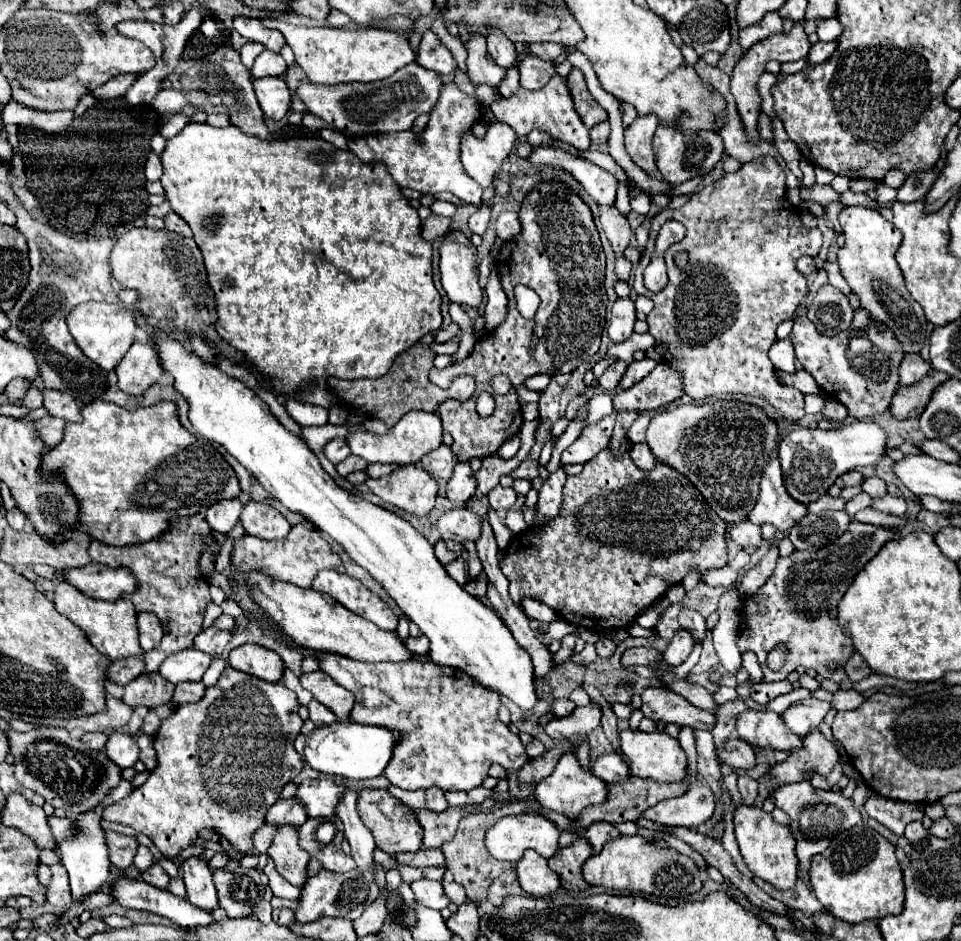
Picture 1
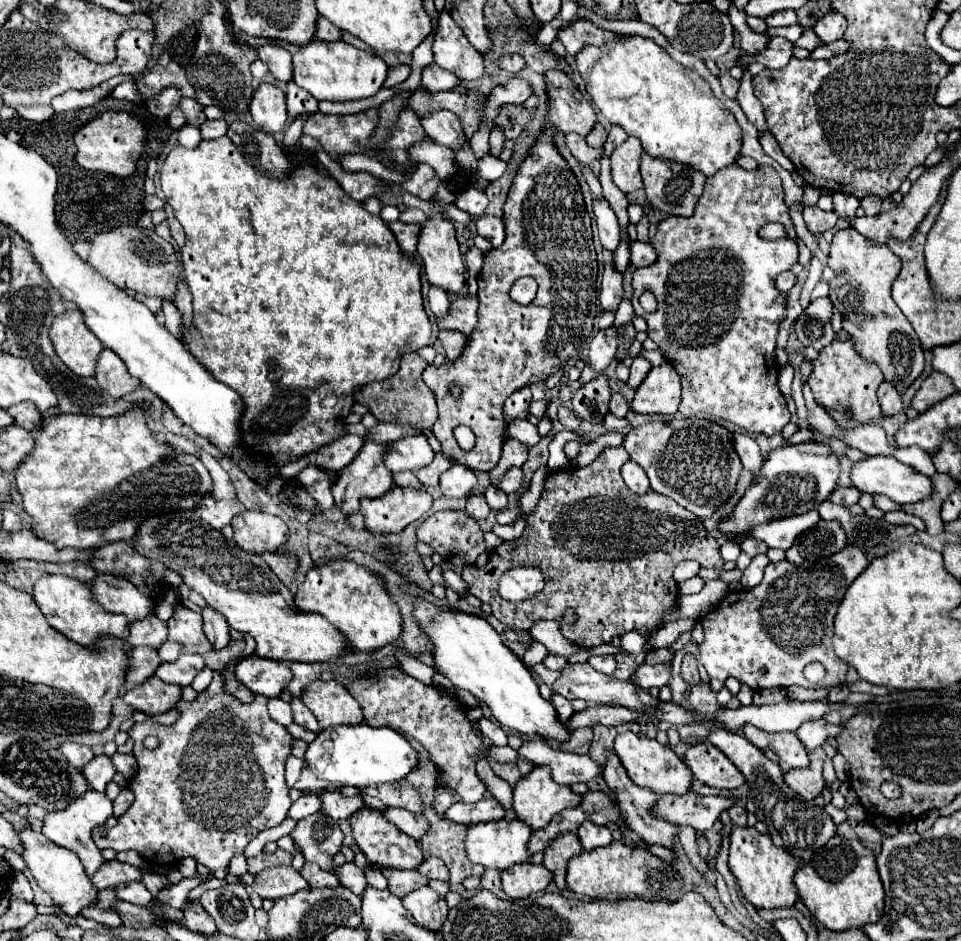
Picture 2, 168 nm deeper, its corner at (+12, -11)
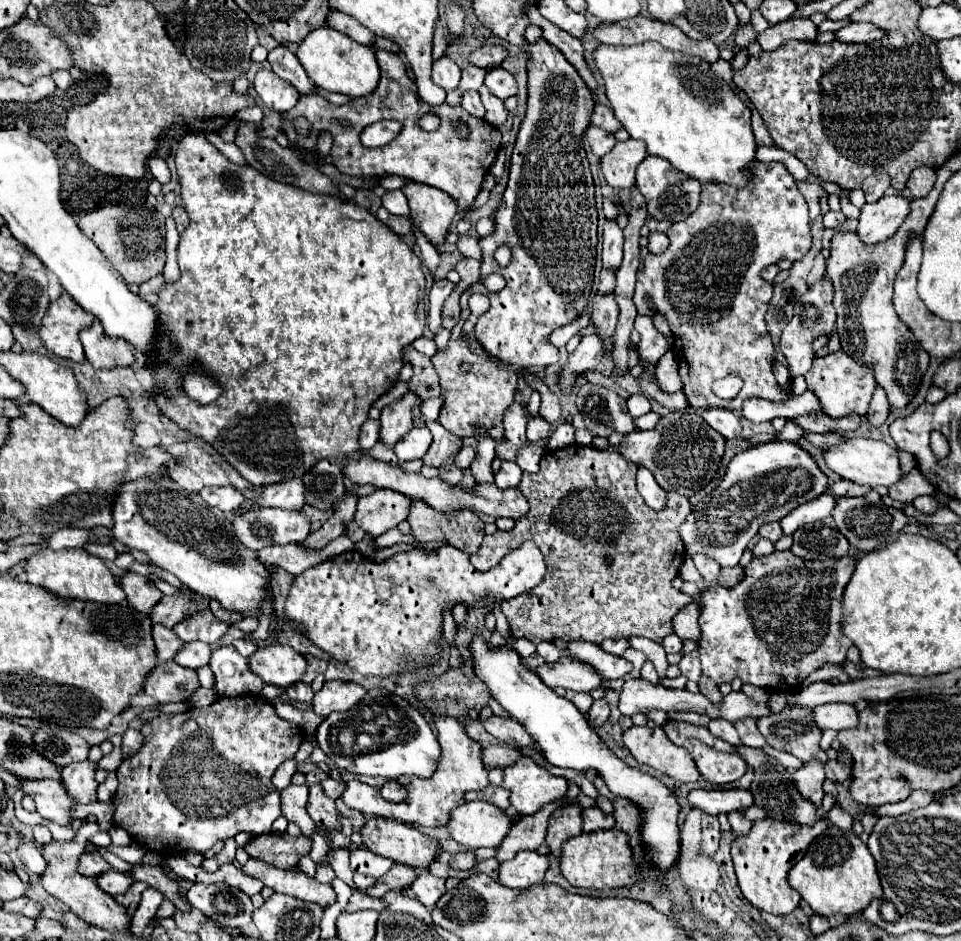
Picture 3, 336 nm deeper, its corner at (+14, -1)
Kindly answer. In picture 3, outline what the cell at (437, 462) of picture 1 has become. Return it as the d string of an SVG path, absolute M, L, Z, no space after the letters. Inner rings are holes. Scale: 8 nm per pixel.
M426 422L428 430L432 432L432 446L426 452L426 456L422 458L422 462L426 466L436 466L440 468L446 460L450 460L452 454L456 454L462 448L462 438L450 434L448 430L444 430L438 422Z

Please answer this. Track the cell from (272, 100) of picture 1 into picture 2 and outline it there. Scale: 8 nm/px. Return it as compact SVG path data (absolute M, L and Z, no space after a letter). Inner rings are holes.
M260 84L250 100L250 114L260 130L268 134L282 132L288 120L284 90L272 84Z

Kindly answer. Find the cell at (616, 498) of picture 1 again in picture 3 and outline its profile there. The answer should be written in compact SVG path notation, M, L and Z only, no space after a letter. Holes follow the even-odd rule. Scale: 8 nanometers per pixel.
M568 446L568 448L560 448L560 450L548 450L542 460L540 460L540 470L536 474L524 474L522 476L522 482L520 482L520 490L522 494L526 496L528 504L530 504L530 510L528 514L524 514L522 518L516 520L516 526L510 530L510 532L502 532L502 530L496 530L496 534L492 536L484 536L484 542L480 546L480 550L476 554L470 556L470 562L478 568L478 570L490 570L492 566L496 566L506 554L510 554L514 548L518 548L520 544L524 544L526 540L534 540L540 548L540 552L544 554L544 560L546 560L546 566L548 566L548 572L544 576L544 580L530 592L526 594L520 594L512 600L504 600L502 602L502 612L510 624L510 630L512 630L512 636L514 638L528 638L530 642L534 644L540 644L544 640L552 642L556 638L564 640L564 642L574 642L574 640L582 640L582 642L592 642L592 644L600 644L602 640L606 638L612 638L612 640L618 640L618 638L628 638L628 636L644 636L644 638L650 638L654 642L662 642L664 636L672 634L672 618L674 614L684 608L688 602L692 602L686 594L682 594L680 590L672 590L672 580L678 576L678 570L682 566L682 556L684 556L684 542L680 538L680 526L682 522L686 520L686 516L692 512L692 504L688 502L686 496L680 496L676 492L668 492L668 504L662 508L662 510L652 510L644 504L642 496L638 494L636 489L636 472L638 466L632 463L630 460L626 460L620 452L618 452L618 446L610 446L606 450L598 450L594 446Z

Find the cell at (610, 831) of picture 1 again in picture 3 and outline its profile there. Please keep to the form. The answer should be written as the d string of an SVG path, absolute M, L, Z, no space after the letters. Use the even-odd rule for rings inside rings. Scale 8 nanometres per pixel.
M586 808L582 810L582 820L584 820L584 832L596 832L602 828L614 828L614 818L604 814L600 808Z

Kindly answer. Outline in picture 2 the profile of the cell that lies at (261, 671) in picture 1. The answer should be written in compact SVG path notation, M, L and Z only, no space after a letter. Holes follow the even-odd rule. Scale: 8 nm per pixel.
M252 654L250 658L242 660L234 668L236 678L250 688L254 694L262 694L266 698L276 698L286 690L288 682L292 680L292 670L288 664L278 660L268 660Z

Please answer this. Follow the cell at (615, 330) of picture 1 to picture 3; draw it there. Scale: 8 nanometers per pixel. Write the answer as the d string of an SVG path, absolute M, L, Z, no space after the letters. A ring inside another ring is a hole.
M598 334L582 338L582 342L574 350L574 354L568 358L564 368L560 370L560 386L566 392L570 392L572 384L574 384L574 378L580 372L594 370L594 366L598 366L602 358L604 358L604 340L598 338Z

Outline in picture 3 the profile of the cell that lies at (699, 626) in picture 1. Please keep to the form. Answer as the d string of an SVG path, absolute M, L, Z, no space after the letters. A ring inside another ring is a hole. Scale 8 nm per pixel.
M702 674L700 680L698 680L698 686L700 686L700 692L702 692L706 698L710 698L712 702L720 702L722 694L720 694L718 684L716 684L714 680L710 680L710 678L706 678L706 676Z

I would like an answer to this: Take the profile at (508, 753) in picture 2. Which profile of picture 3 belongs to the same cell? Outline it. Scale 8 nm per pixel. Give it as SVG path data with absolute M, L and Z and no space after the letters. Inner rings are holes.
M492 746L494 750L484 750L482 752L482 760L484 760L484 768L486 772L494 770L494 768L508 768L510 764L514 764L520 758L520 750L512 748L512 746Z

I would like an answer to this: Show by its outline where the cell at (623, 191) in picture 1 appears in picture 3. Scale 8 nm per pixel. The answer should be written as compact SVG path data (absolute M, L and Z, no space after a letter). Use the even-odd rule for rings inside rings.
M602 269L600 273L600 283L598 287L598 293L607 294L613 292L616 284L616 273L615 271Z

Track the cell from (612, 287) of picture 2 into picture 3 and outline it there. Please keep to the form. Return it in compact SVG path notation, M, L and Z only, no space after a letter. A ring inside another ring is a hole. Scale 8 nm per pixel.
M614 292L598 294L592 298L592 320L598 326L598 334L604 340L606 356L610 356L610 334L614 332L616 320L618 320L618 304L614 300Z

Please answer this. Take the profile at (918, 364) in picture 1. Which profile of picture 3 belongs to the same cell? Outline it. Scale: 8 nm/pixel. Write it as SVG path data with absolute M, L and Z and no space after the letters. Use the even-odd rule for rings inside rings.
M876 386L876 392L872 396L872 402L870 402L870 410L868 410L868 420L872 426L880 426L886 422L888 418L888 412L890 412L890 402L886 398L886 392Z

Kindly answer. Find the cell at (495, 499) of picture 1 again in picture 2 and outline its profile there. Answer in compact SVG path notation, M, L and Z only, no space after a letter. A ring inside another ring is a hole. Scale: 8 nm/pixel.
M488 486L486 492L484 492L484 496L486 496L486 500L488 500L488 504L490 504L490 508L492 508L494 512L506 508L508 498L506 498L506 494L504 494L500 488L496 488L496 486Z

